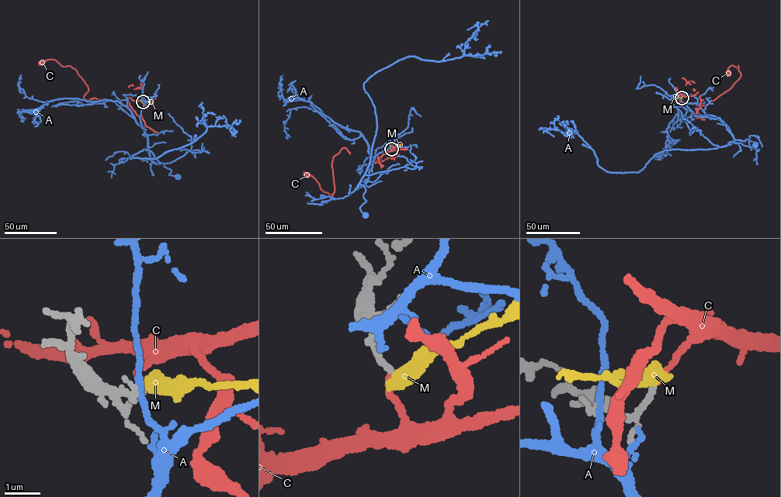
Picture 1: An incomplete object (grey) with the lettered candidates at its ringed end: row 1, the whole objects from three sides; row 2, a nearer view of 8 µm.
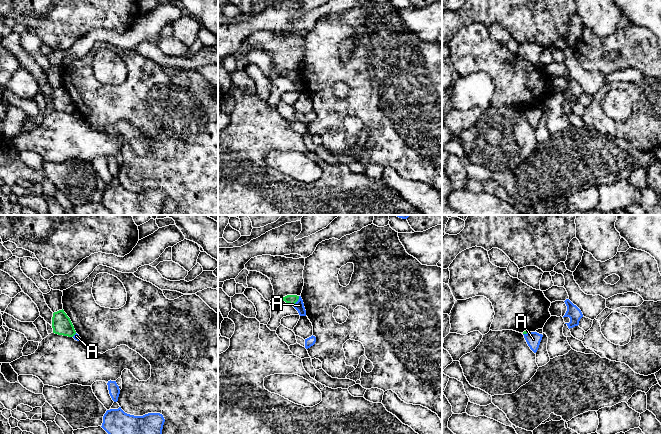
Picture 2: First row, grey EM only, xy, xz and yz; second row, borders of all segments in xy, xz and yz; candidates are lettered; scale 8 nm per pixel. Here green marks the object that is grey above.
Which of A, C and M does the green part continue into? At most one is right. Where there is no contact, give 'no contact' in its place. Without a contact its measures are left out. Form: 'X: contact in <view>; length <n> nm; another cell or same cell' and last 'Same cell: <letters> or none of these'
A: contact in xz; length 100 nm; another cell
C: no contact; same cell
M: no contact; another cell
Same cell: C

